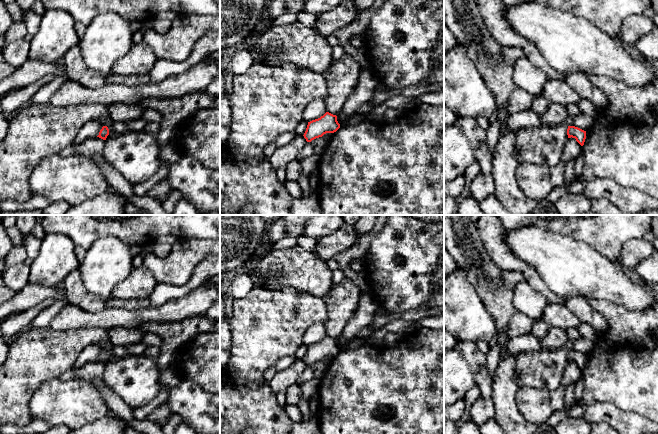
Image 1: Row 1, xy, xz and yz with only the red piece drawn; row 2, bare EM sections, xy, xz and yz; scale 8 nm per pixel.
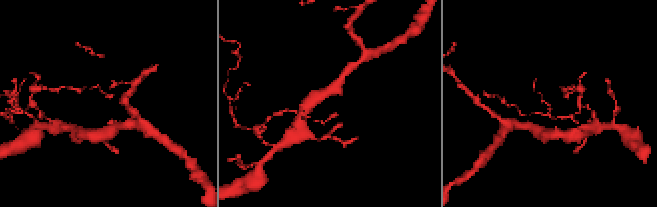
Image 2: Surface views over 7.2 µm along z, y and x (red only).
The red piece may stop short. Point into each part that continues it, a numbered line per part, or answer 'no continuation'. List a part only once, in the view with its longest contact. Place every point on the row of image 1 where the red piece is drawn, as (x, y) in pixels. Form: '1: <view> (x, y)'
no continuation

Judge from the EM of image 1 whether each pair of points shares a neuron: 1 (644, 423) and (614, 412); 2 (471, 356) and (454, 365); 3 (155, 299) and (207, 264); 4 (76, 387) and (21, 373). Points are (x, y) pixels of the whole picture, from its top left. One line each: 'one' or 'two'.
1: one
2: two
3: one
4: two

